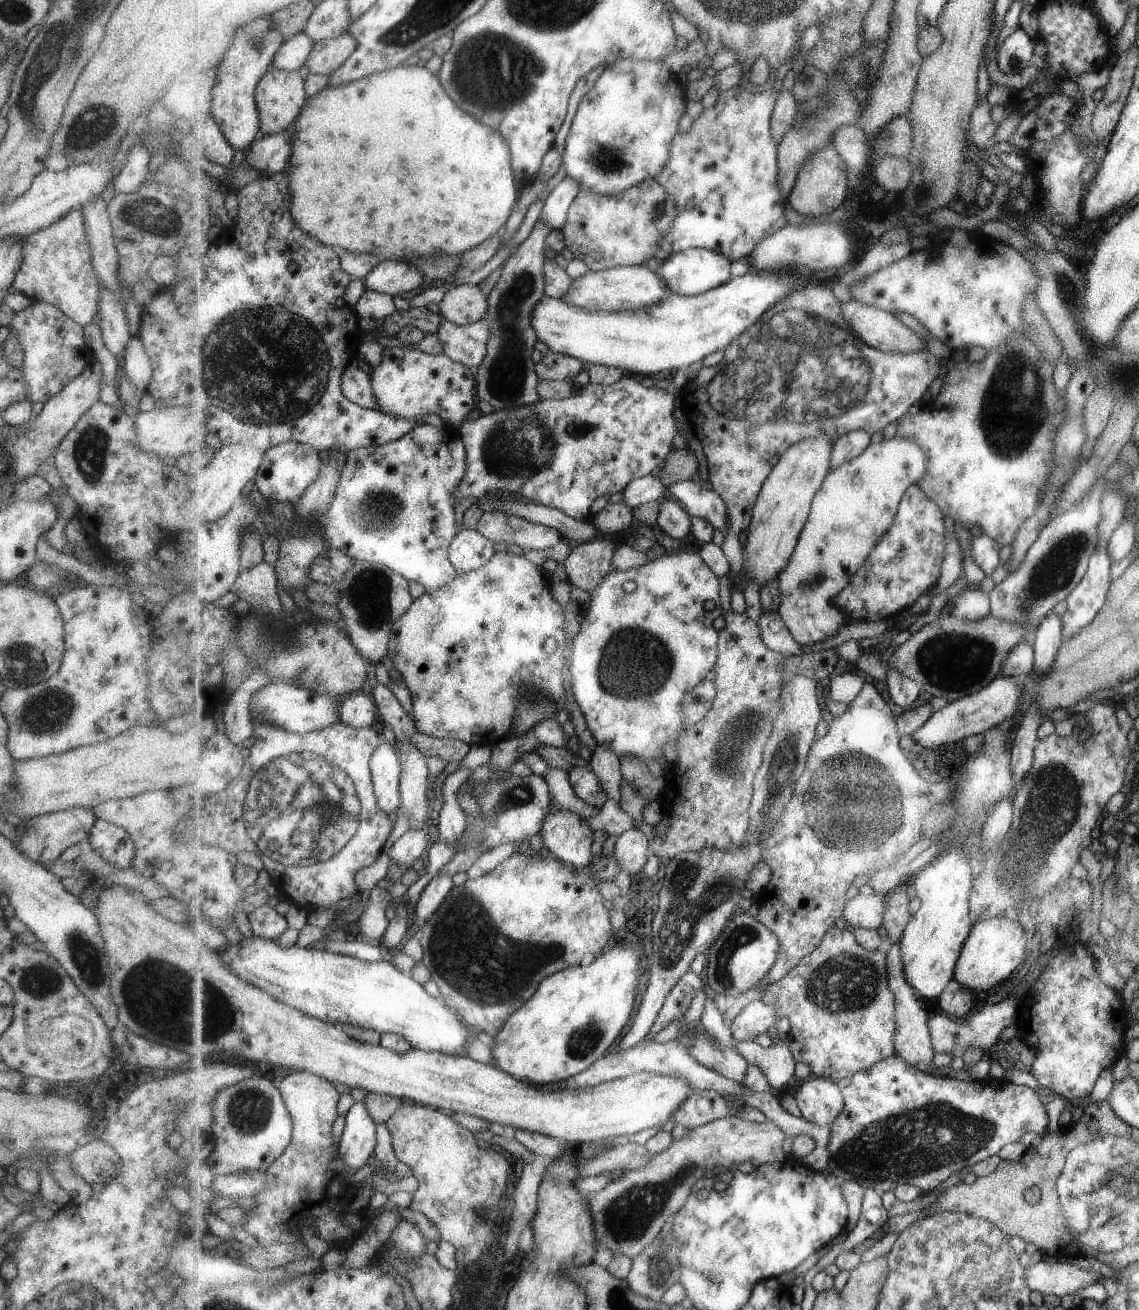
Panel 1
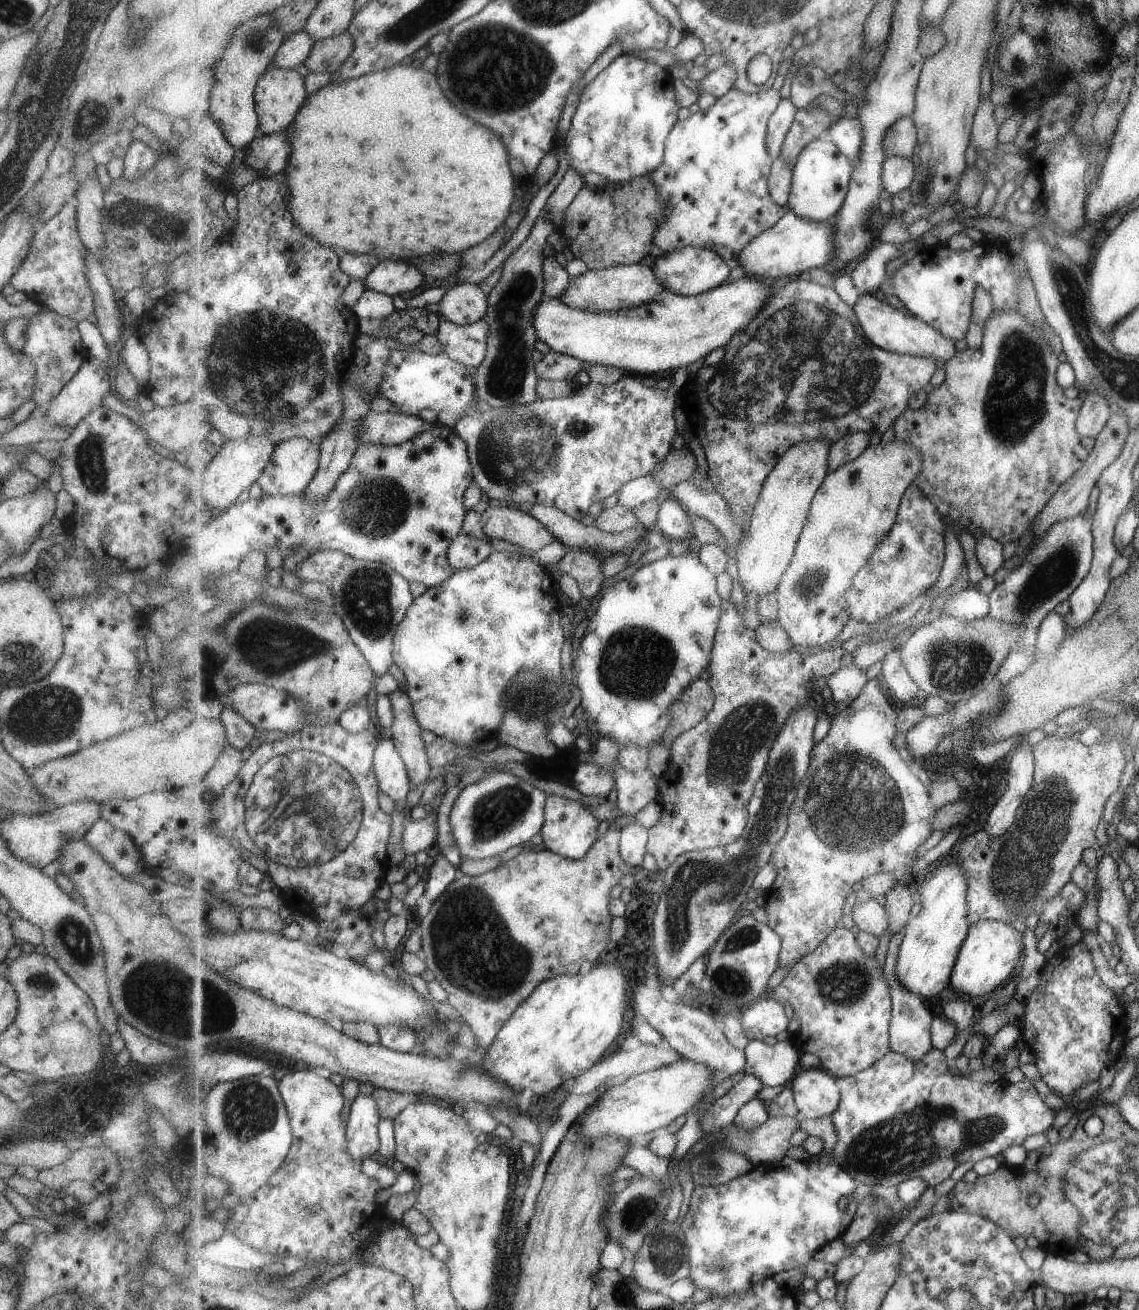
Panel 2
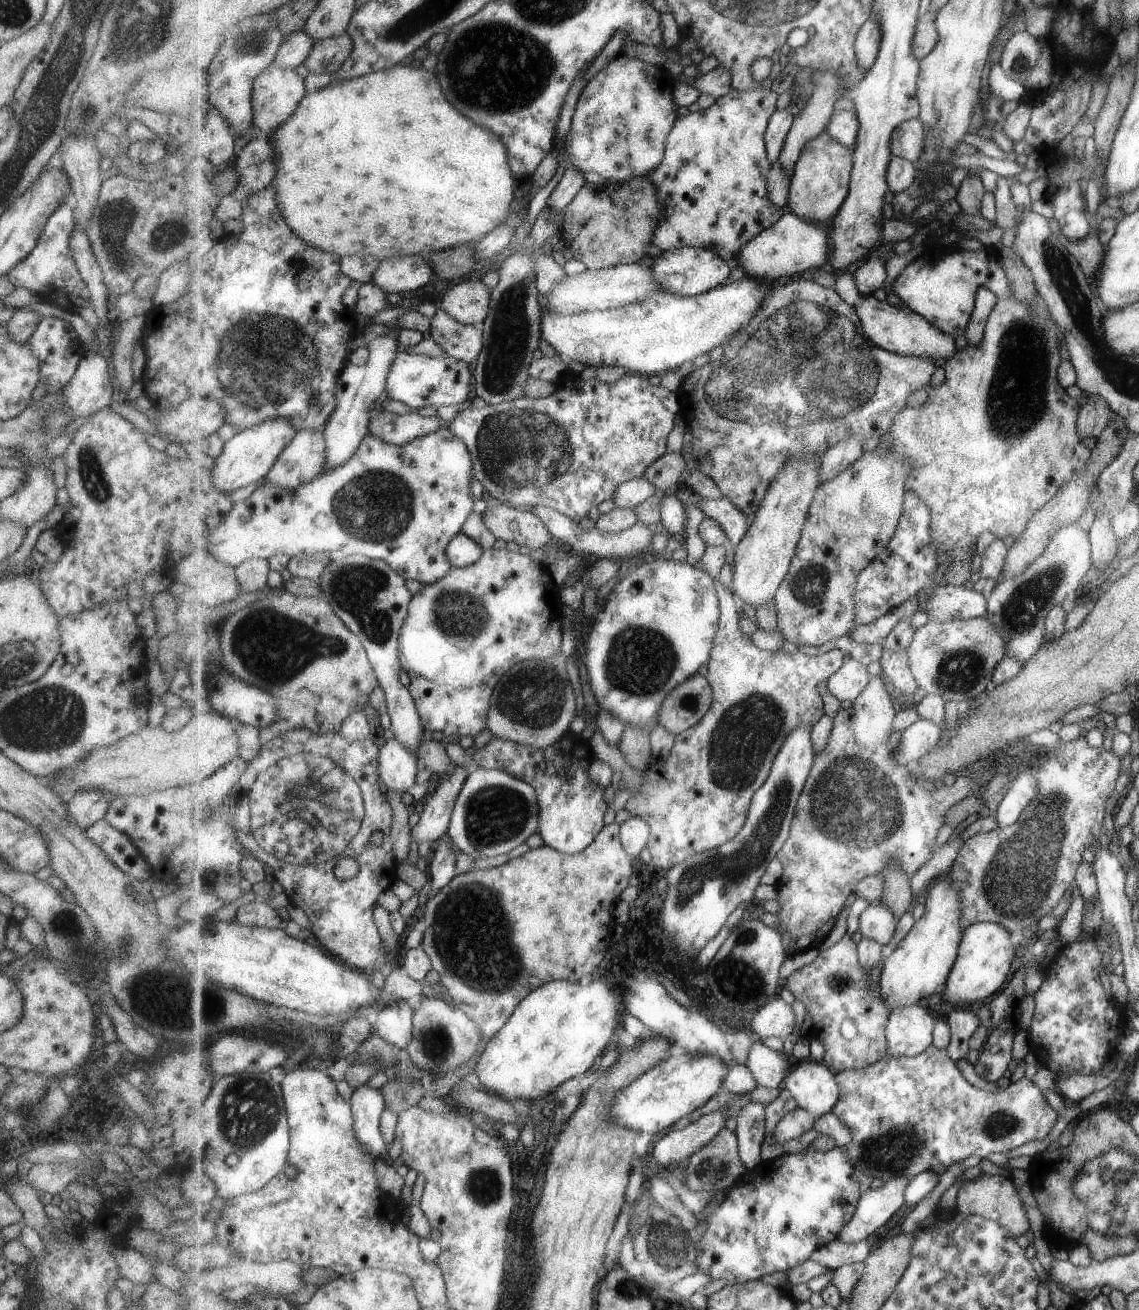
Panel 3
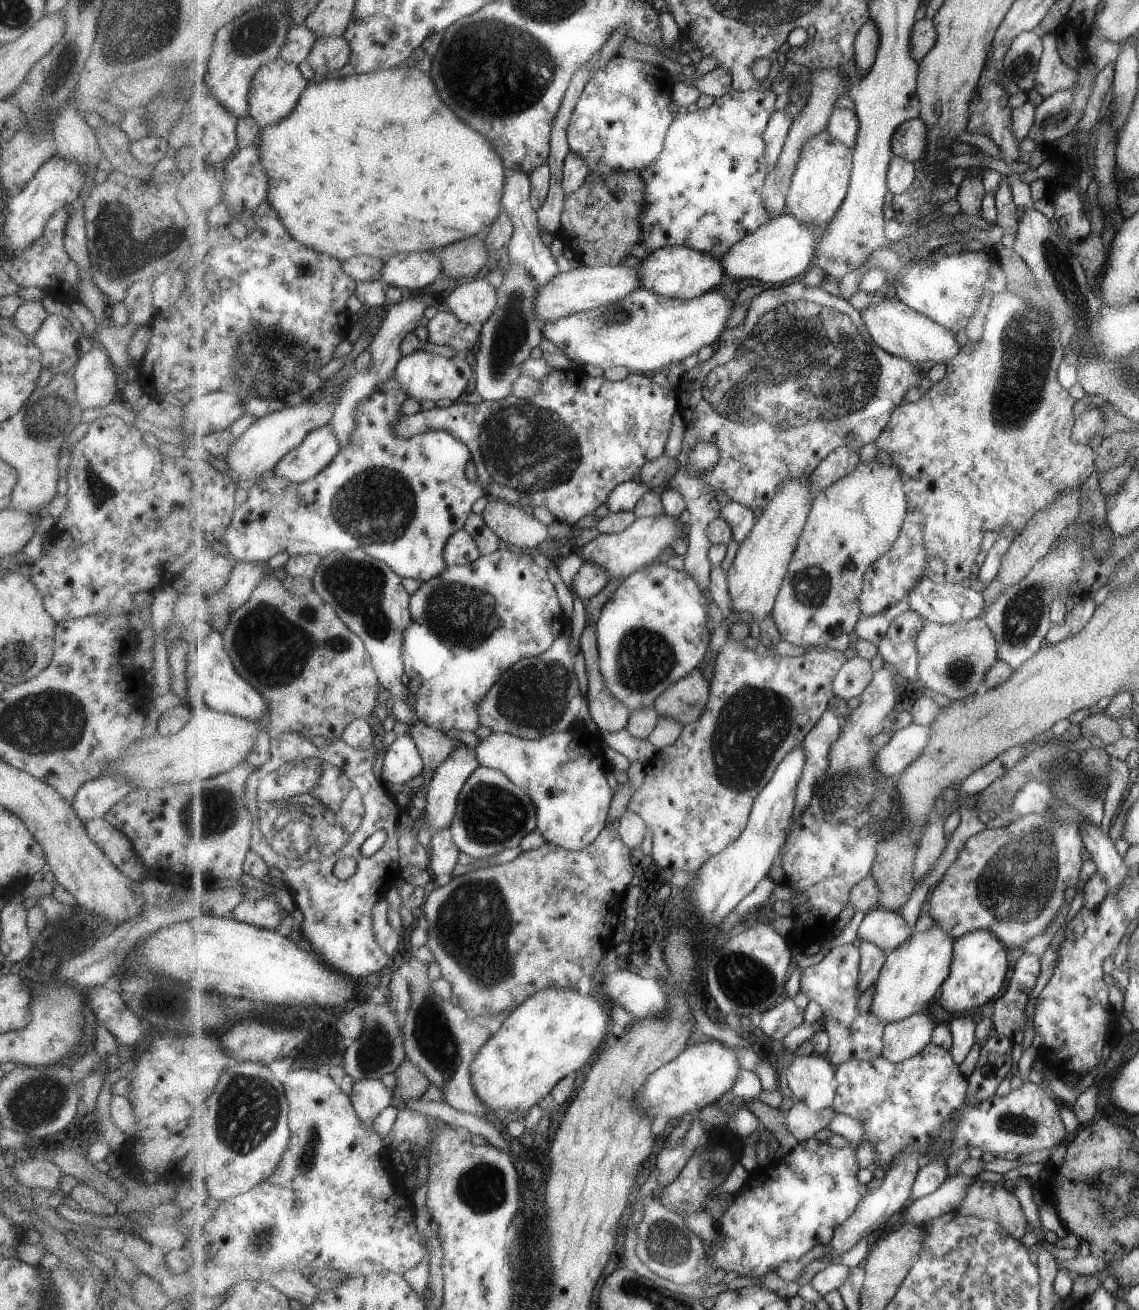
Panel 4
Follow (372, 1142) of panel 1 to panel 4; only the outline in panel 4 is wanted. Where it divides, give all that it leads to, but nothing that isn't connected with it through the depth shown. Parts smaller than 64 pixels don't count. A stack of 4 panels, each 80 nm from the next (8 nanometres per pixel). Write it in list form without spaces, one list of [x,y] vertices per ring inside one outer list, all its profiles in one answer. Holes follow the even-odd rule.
[[[381,1079],[358,1080],[353,1084],[350,1097],[359,1118],[372,1127],[374,1118],[393,1102],[394,1090]]]

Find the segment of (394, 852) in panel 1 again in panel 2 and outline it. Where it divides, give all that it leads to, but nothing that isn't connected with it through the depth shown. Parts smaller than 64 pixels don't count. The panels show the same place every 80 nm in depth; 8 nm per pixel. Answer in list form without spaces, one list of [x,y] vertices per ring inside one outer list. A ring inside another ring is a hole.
[[[433,811],[426,815],[424,819],[406,825],[402,838],[406,854],[417,854],[417,852],[429,848],[435,842],[437,830],[439,830],[437,818],[439,818],[439,814],[437,811]]]

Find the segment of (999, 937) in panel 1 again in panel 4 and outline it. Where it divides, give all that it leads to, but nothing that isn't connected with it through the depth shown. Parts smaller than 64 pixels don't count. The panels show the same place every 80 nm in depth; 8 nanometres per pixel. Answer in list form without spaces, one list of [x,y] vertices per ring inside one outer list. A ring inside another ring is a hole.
[[[987,929],[967,933],[955,940],[952,969],[949,978],[940,986],[942,990],[939,1003],[942,1008],[947,1012],[961,1013],[991,1002],[1001,990],[1007,972],[1005,952],[1007,952],[1005,945]]]

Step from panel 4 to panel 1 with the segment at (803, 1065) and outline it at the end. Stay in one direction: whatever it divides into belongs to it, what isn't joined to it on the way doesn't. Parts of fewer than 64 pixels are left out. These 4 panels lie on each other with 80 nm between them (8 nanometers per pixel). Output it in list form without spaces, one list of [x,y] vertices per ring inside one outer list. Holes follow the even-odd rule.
[[[812,1076],[796,1092],[798,1108],[803,1117],[819,1126],[832,1126],[845,1108],[838,1081]]]

